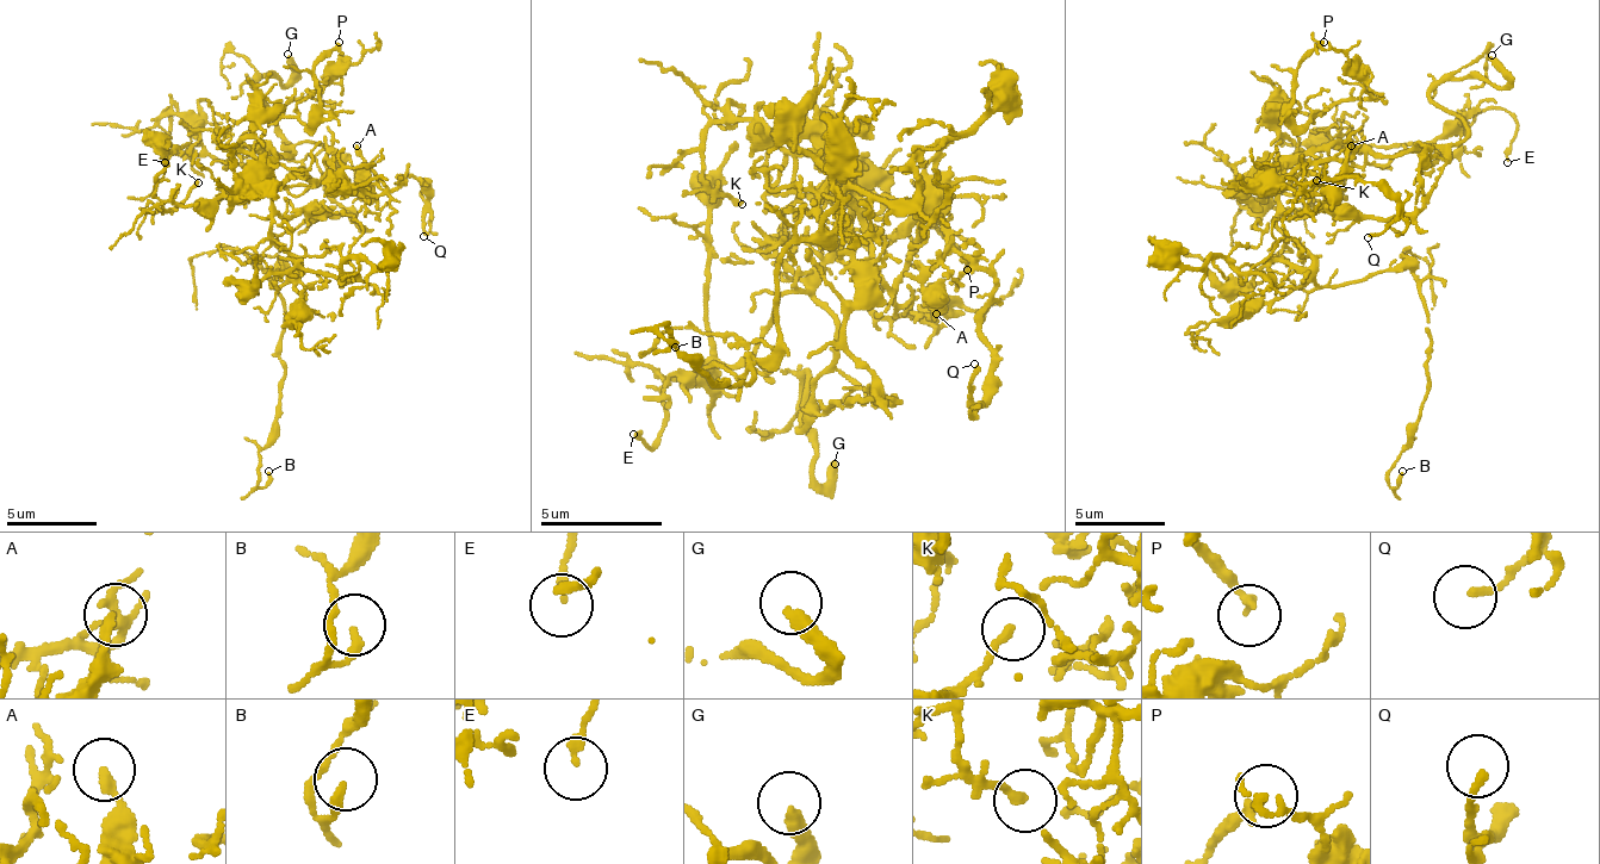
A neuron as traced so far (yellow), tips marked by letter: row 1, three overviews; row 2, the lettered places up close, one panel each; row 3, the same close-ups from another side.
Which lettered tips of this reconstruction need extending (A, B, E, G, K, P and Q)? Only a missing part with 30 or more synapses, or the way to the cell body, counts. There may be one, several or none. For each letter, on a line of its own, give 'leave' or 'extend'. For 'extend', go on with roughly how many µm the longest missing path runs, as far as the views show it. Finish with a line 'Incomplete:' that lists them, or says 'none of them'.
A: leave
B: leave
E: leave
G: extend; missing 130 µm
K: leave
P: leave
Q: leave
Incomplete: G

